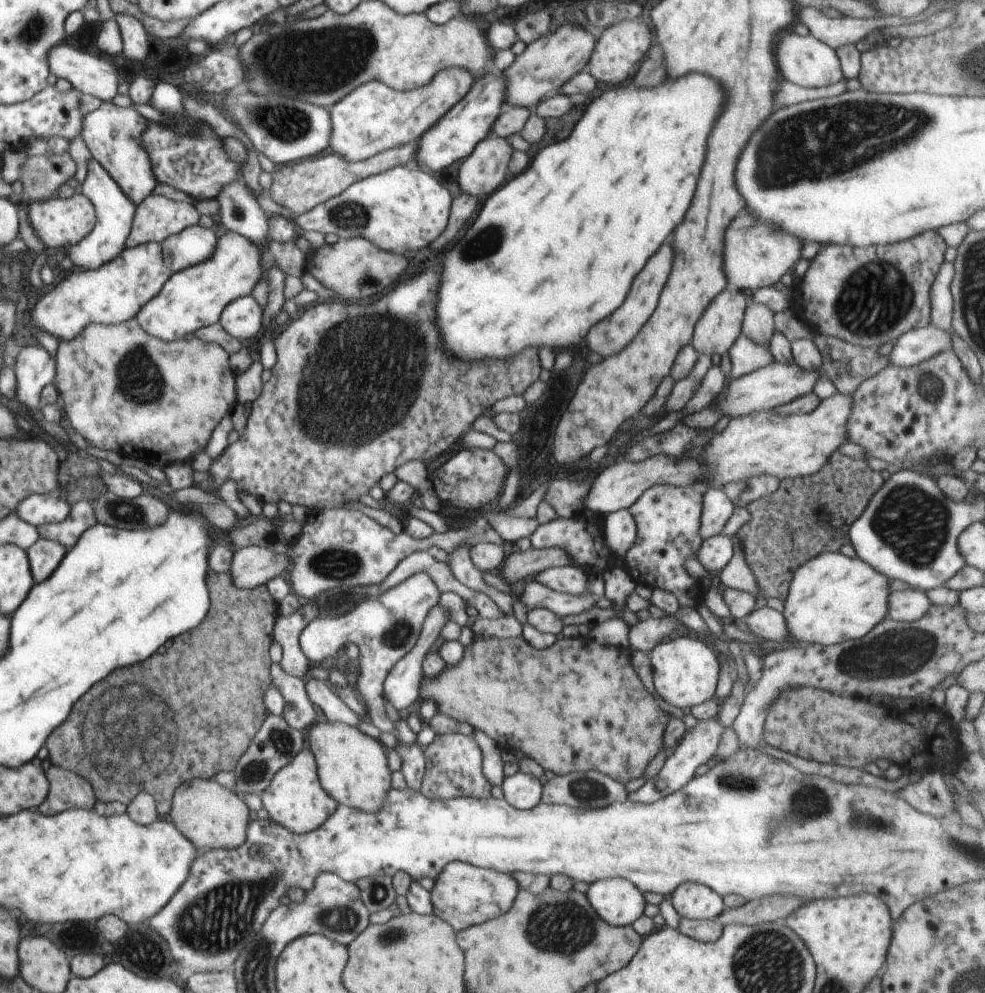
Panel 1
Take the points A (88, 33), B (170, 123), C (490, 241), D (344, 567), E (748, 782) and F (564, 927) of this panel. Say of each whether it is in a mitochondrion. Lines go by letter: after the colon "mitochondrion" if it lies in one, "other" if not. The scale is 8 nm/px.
A: other
B: other
C: mitochondrion
D: mitochondrion
E: mitochondrion
F: mitochondrion

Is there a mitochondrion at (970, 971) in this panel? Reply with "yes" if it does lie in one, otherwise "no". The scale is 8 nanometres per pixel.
yes

